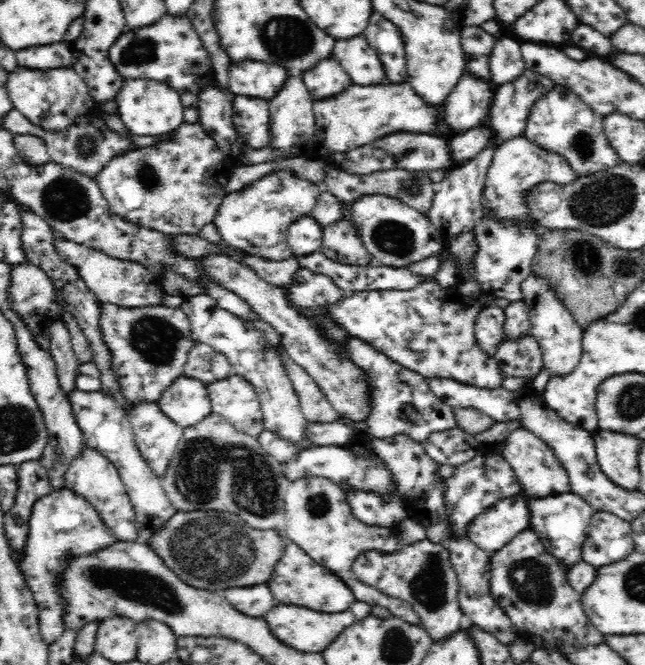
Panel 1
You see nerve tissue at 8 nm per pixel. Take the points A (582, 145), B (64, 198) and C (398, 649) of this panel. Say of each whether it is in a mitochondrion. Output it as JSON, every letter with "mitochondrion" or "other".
{"A":"mitochondrion","B":"mitochondrion","C":"mitochondrion"}

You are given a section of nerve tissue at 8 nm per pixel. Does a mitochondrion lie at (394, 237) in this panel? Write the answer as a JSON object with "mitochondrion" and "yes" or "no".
{"mitochondrion":"yes"}

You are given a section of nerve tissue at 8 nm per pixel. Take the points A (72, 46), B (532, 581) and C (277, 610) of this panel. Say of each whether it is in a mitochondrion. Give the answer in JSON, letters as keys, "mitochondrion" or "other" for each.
{"A":"other","B":"mitochondrion","C":"other"}

